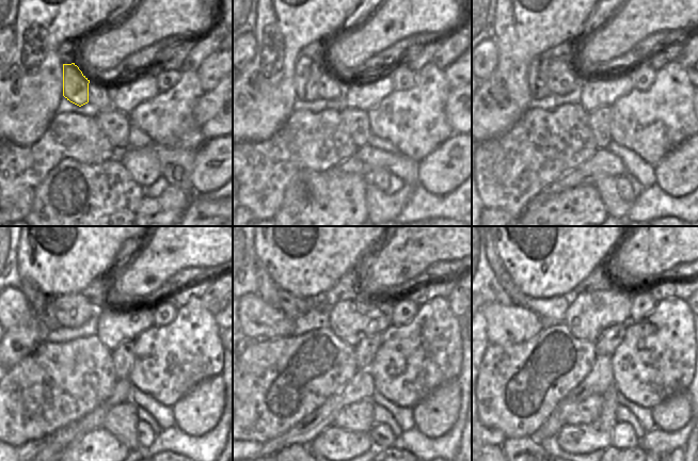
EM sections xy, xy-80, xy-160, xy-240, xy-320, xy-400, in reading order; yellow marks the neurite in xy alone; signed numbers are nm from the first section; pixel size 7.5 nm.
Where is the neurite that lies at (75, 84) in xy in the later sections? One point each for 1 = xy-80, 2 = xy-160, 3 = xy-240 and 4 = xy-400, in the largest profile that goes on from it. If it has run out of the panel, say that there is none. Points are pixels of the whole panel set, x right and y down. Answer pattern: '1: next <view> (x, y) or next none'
1: next xy-80 (307, 73)
2: next xy-160 (538, 90)
3: next xy-240 (41, 304)
4: next xy-400 (494, 260)

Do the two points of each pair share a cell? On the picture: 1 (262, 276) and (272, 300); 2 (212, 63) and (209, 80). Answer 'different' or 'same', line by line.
1: same
2: same

